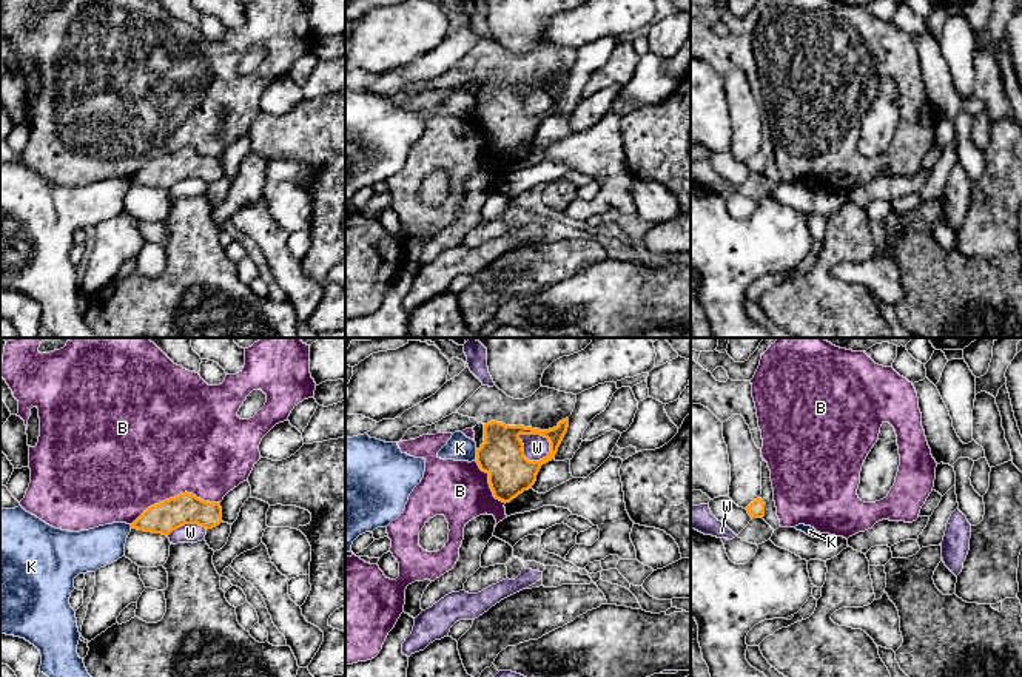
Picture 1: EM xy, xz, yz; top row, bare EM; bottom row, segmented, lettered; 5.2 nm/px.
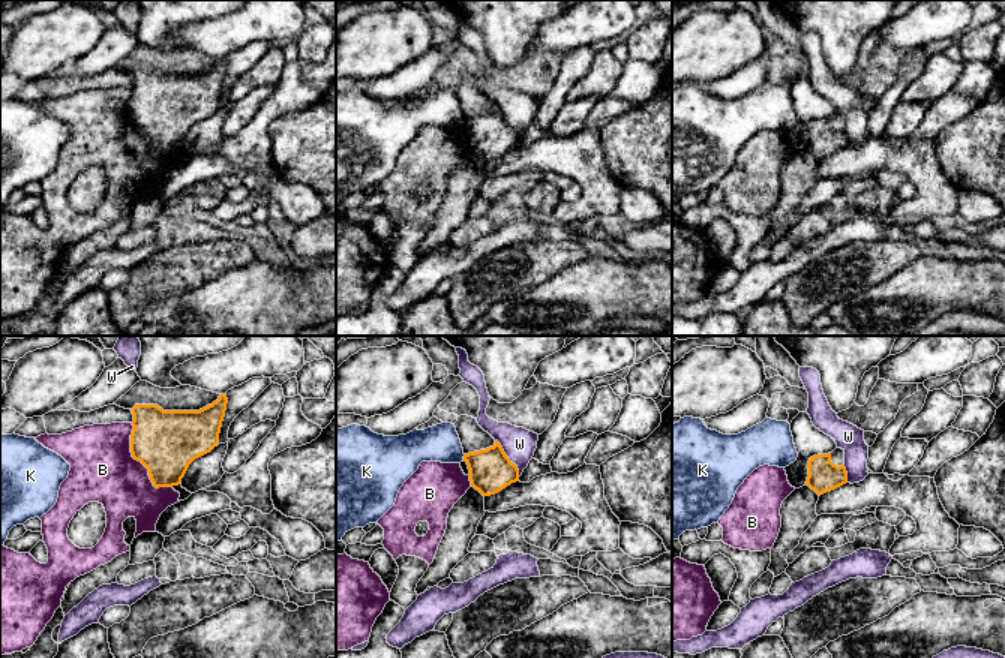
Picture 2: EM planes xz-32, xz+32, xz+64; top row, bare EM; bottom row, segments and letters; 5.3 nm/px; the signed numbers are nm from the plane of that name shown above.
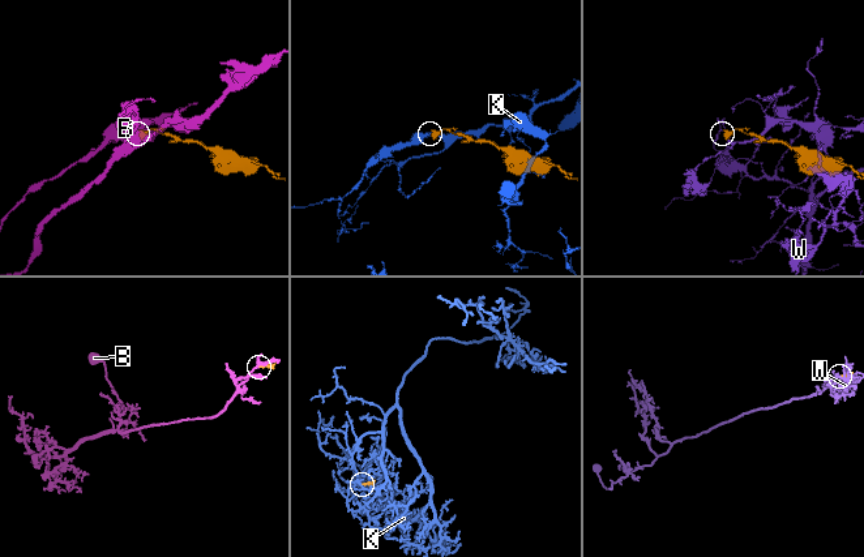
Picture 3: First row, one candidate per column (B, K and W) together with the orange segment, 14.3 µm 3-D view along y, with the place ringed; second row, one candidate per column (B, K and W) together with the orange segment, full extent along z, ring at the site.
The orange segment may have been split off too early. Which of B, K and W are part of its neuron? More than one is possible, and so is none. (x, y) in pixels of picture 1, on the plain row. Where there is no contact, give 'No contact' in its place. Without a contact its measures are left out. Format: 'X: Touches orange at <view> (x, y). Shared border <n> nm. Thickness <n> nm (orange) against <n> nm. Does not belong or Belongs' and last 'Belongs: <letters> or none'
B: Touches orange at xy (174, 151). Shared border 480 nm. Thickness 160 nm (orange) against 500 nm. Does not belong
K: Touches orange at xz (477, 110). Shared border 60 nm. Thickness 240 nm (orange) against 140 nm. Does not belong
W: Touches orange at xz (540, 88). Shared border 190 nm. Thickness 240 nm (orange) against 130 nm. Does not belong
Belongs: none

